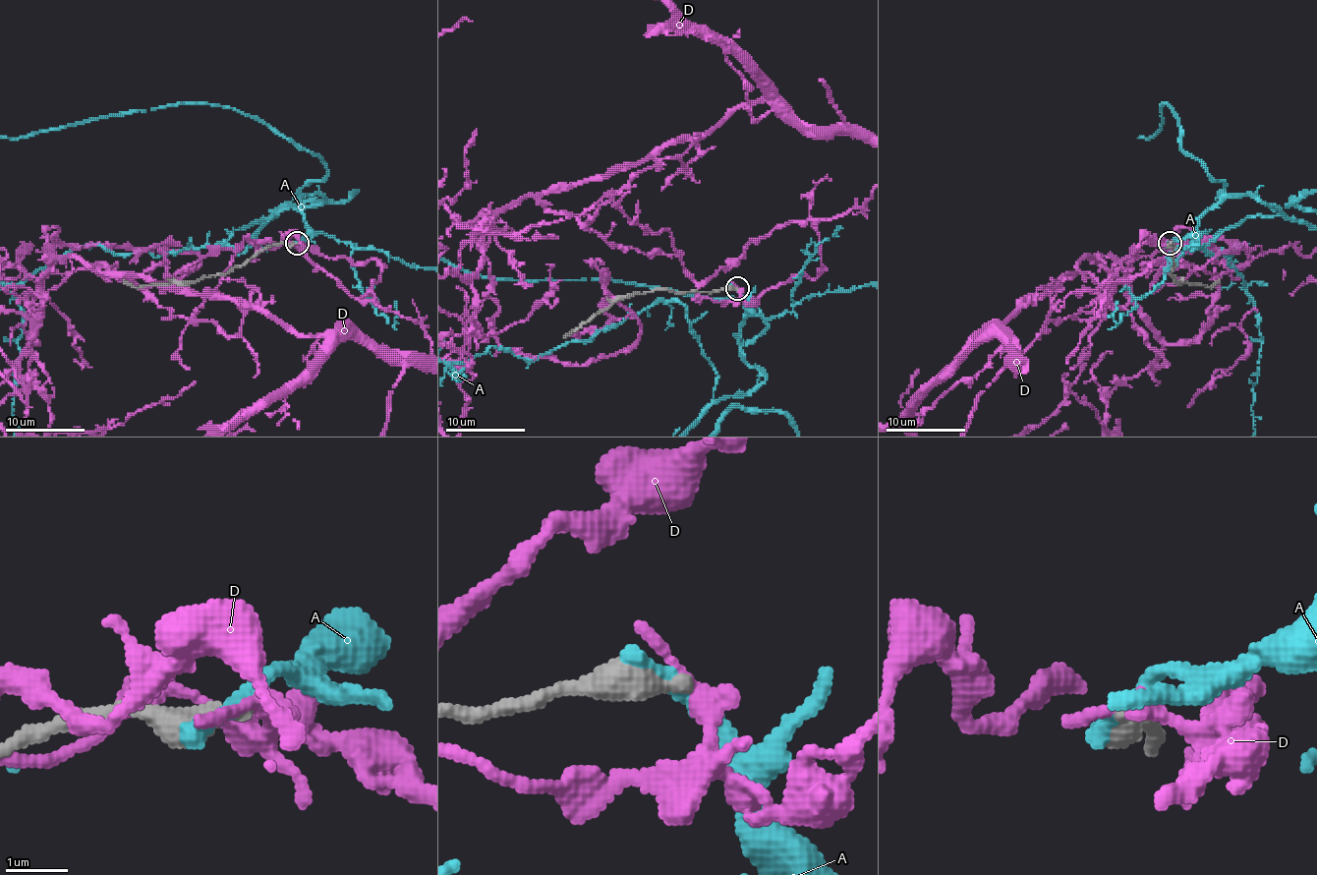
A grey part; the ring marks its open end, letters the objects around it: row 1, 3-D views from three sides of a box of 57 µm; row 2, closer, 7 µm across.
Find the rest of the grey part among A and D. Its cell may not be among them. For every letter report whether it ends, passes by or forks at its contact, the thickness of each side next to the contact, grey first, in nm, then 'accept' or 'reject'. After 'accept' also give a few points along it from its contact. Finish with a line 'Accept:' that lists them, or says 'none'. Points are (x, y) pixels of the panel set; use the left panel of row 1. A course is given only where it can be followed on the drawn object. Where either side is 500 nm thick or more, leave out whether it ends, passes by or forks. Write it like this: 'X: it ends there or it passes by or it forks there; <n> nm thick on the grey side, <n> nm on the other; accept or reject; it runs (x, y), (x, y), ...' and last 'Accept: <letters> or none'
A: 550 nm thick on the grey side, 320 nm on the other; reject
D: it ends there; 360 nm thick on the grey side, 400 nm on the other; reject
Accept: none

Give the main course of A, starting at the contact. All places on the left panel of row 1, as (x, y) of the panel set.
A: (293, 245), (307, 231), (301, 190), (326, 169), (231, 108), (130, 110), (16, 138)

